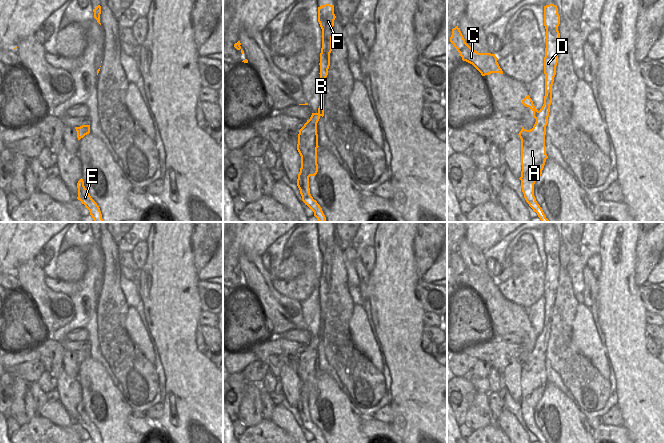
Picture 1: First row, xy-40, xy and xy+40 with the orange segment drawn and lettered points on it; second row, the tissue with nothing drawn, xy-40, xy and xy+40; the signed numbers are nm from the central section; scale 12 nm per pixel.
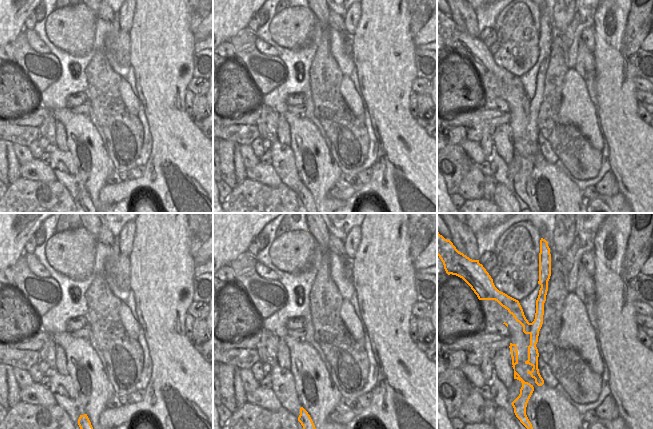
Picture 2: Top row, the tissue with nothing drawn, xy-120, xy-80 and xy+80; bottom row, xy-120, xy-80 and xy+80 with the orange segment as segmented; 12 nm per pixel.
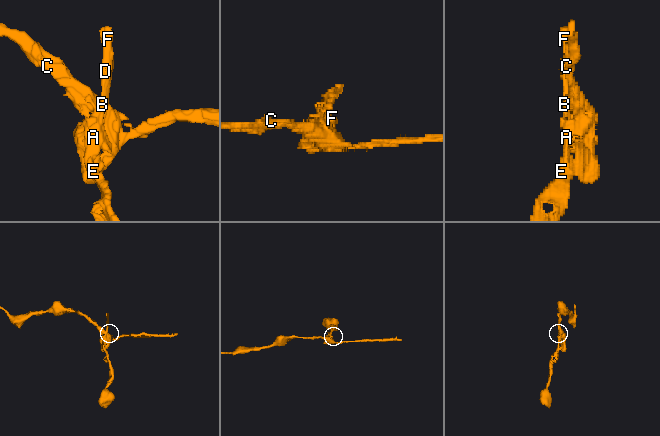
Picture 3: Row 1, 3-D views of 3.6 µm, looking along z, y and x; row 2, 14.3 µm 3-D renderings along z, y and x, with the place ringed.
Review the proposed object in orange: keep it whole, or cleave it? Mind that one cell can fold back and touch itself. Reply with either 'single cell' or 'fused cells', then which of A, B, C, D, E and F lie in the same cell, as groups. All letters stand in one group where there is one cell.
fused cells; groups A B D E F / C

